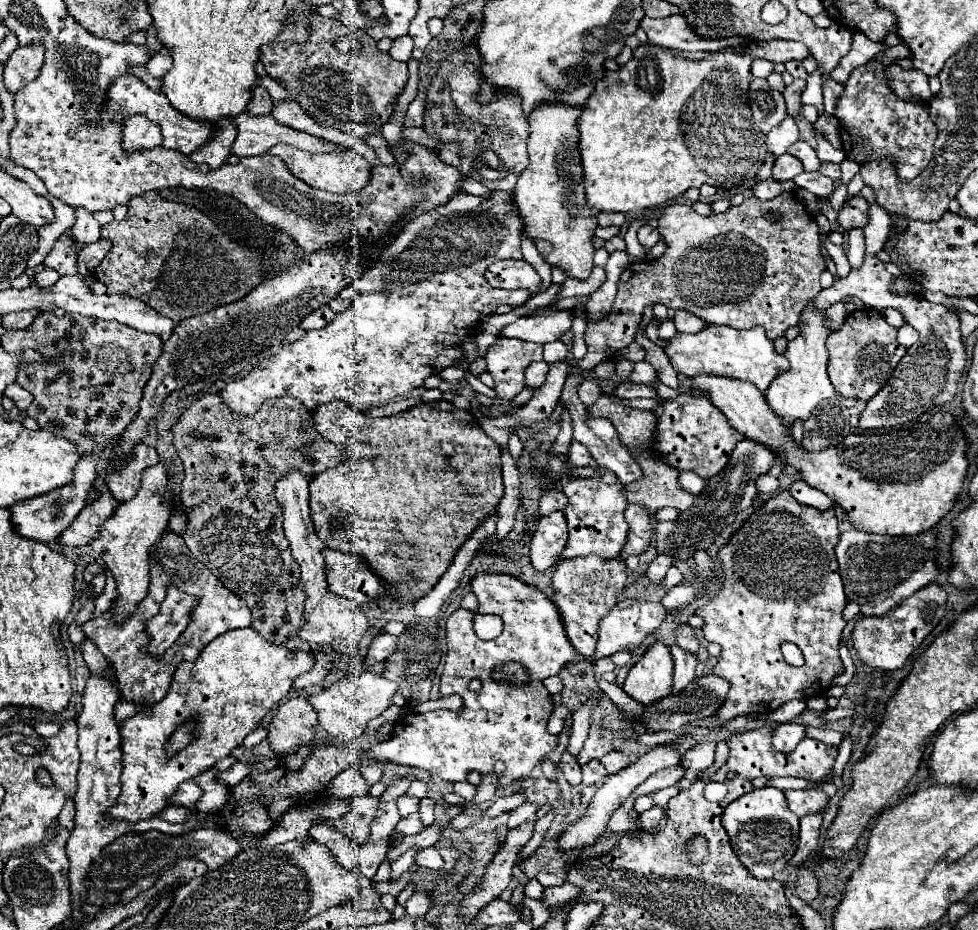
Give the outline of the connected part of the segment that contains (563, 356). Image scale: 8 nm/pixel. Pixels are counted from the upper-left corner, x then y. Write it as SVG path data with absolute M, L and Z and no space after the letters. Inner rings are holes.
M550 342L544 346L544 362L548 364L556 364L556 362L564 362L568 360L568 348L564 342Z

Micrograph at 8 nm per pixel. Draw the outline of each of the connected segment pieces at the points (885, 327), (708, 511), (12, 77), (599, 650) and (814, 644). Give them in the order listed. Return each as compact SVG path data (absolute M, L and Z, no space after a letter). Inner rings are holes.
M874 308L854 310L846 316L842 330L832 332L826 340L828 348L828 378L844 398L868 402L884 388L890 374L898 366L906 348L896 342L896 328L890 326Z
M742 440L736 444L732 456L730 456L730 462L724 466L722 472L718 472L716 476L708 478L704 490L696 496L696 502L692 504L692 508L688 508L686 512L680 512L678 520L674 522L658 522L656 528L654 528L654 534L656 534L656 550L658 554L670 554L674 560L688 560L694 556L696 550L708 550L712 544L714 544L714 538L718 536L718 532L722 532L726 526L732 526L736 516L744 510L744 508L750 508L756 498L758 498L758 490L756 490L756 478L762 476L762 474L768 474L772 462L776 458L776 452L766 448L764 444L758 444L754 440Z
M36 42L18 46L10 54L10 60L6 62L4 68L4 84L10 92L22 90L40 74L40 68L44 66L44 52L46 48L42 46L42 42Z
M624 600L624 602L618 602L618 606L614 606L614 610L610 610L610 614L602 620L600 640L598 640L594 658L590 658L590 660L594 662L598 658L612 656L612 654L622 652L622 650L638 648L648 634L652 634L654 630L660 628L664 618L666 618L666 608L660 602L656 602L656 604L654 602L646 602L646 600Z
M782 490L756 514L752 514L750 520L720 550L718 560L724 570L724 586L714 600L696 610L696 614L706 622L704 638L722 646L714 674L730 682L730 694L718 710L720 720L772 712L780 704L794 698L808 700L812 696L824 696L824 692L832 686L832 678L844 672L838 646L846 626L842 610L846 608L848 600L834 554L840 540L836 522L838 520L832 508L820 512L812 506L798 504L786 490ZM782 642L792 642L802 650L806 662L800 668L784 662L780 652Z

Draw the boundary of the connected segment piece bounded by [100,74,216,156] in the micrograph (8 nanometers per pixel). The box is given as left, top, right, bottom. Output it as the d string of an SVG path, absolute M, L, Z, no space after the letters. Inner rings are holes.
M122 74L118 76L106 90L106 100L102 102L102 112L104 112L104 120L112 120L112 122L120 122L124 124L126 118L130 118L132 114L142 114L148 120L152 120L154 124L160 126L162 130L162 148L170 148L182 154L192 154L194 150L198 150L202 144L206 144L210 140L210 136L214 134L214 126L212 124L204 124L204 122L196 122L196 120L186 120L186 116L178 114L178 110L174 110L168 102L168 98L164 94L158 94L154 90L150 90L142 80L138 80L134 74Z

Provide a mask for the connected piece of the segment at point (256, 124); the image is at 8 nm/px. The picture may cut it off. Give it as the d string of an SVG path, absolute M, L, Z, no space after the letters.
M240 114L234 118L238 136L232 144L232 154L238 158L266 154L274 144L290 144L306 152L334 152L336 146L324 138L310 136L276 122L272 116Z

